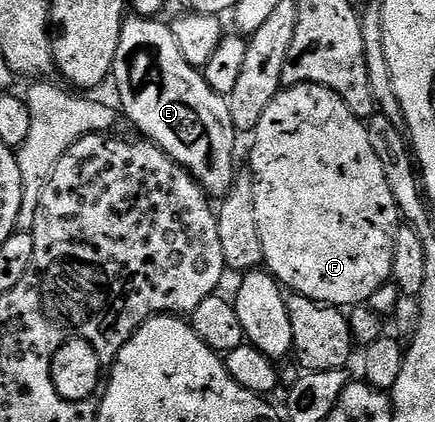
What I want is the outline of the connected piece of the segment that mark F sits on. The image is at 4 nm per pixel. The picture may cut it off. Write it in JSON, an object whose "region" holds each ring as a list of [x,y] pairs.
{"region":[[[297,84],[280,89],[277,97],[265,108],[265,116],[261,116],[261,124],[253,132],[255,143],[251,146],[251,171],[249,177],[253,183],[255,211],[257,212],[257,232],[261,232],[261,248],[266,269],[288,291],[300,294],[314,302],[324,302],[327,306],[354,308],[364,305],[381,284],[392,281],[391,269],[395,255],[395,237],[401,225],[399,206],[393,200],[393,192],[389,188],[389,180],[385,180],[385,168],[381,168],[381,160],[377,160],[377,152],[373,152],[373,144],[369,144],[369,132],[364,119],[357,117],[345,104],[345,100],[337,92],[327,86],[317,84]]]}

